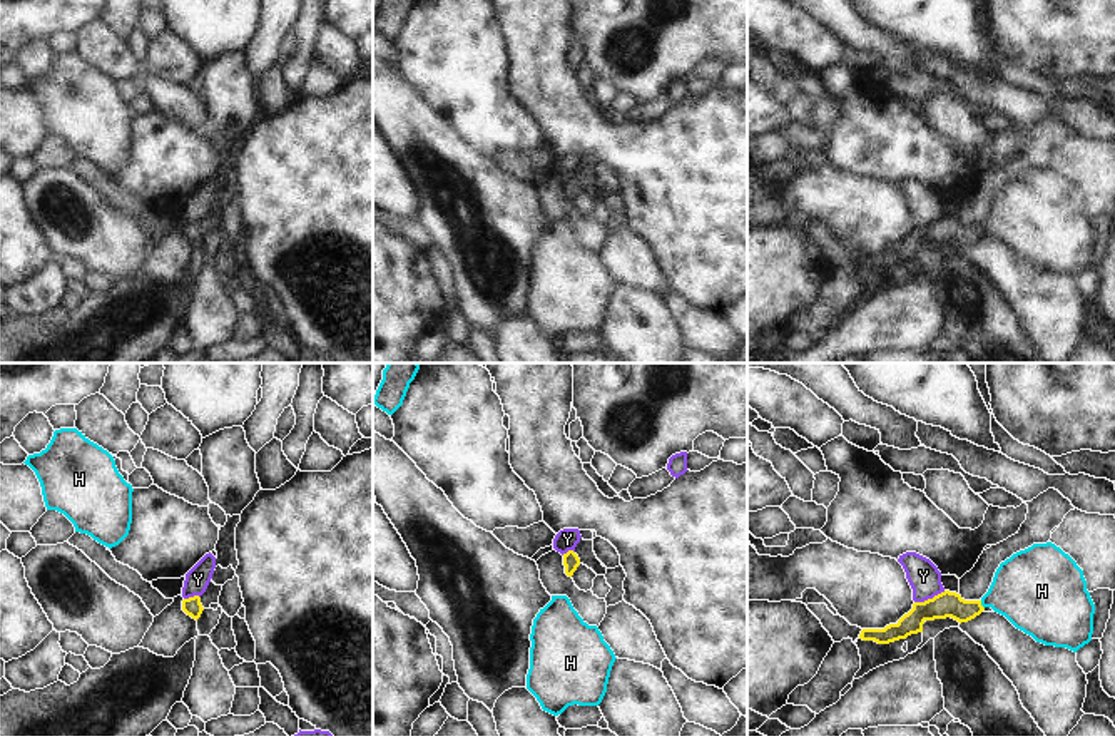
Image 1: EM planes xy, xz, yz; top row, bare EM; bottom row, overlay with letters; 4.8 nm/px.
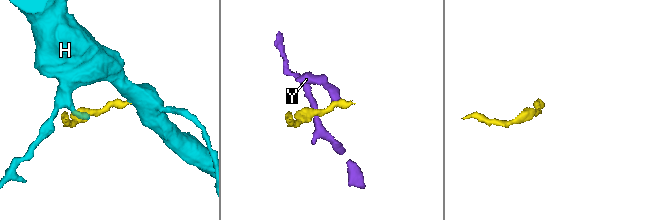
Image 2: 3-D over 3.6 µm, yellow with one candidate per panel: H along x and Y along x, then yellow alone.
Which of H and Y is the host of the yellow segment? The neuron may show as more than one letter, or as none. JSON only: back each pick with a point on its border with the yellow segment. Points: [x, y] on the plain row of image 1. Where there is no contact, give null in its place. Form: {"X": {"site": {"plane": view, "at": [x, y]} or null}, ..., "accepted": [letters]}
{"H": {"site": {"plane": "yz", "at": [980, 230]}}, "accepted": ["H"]}

